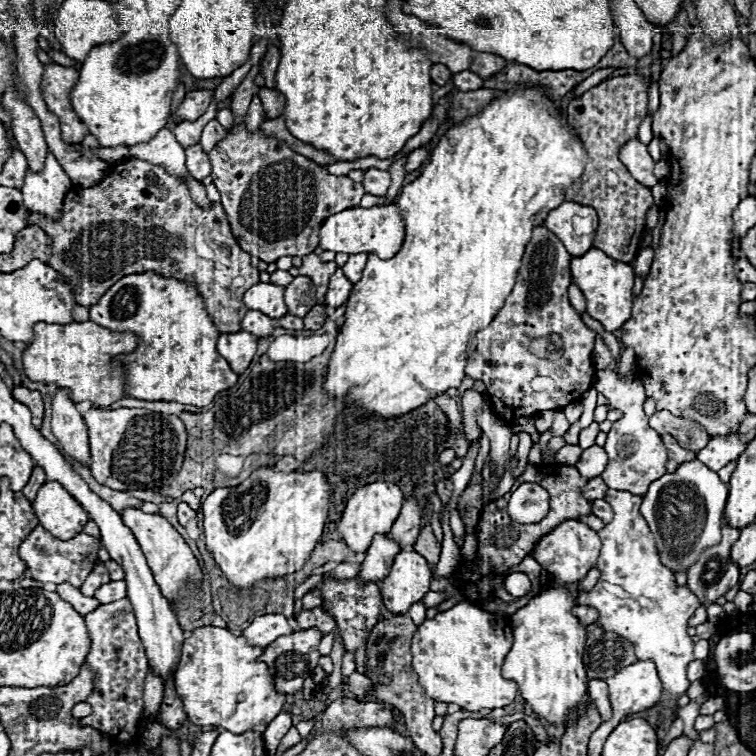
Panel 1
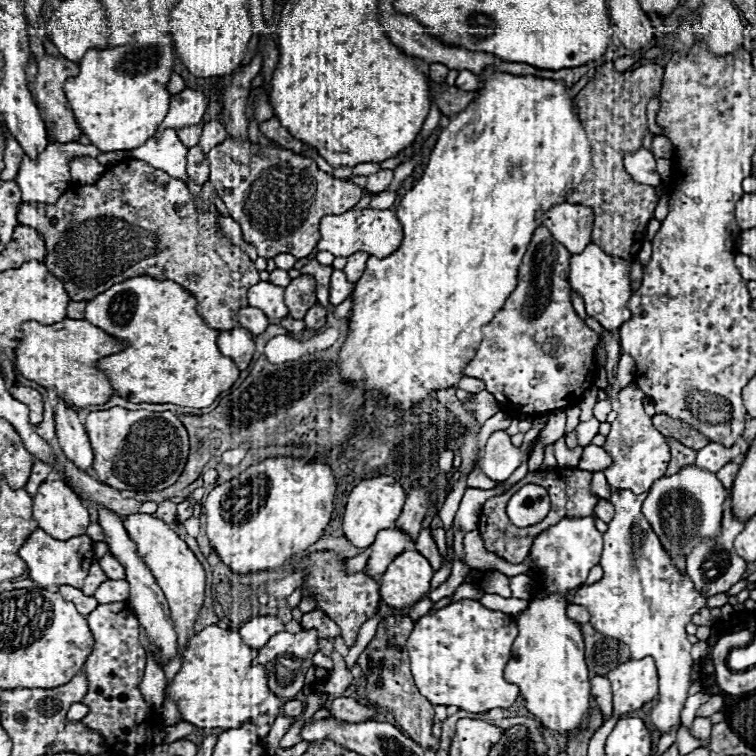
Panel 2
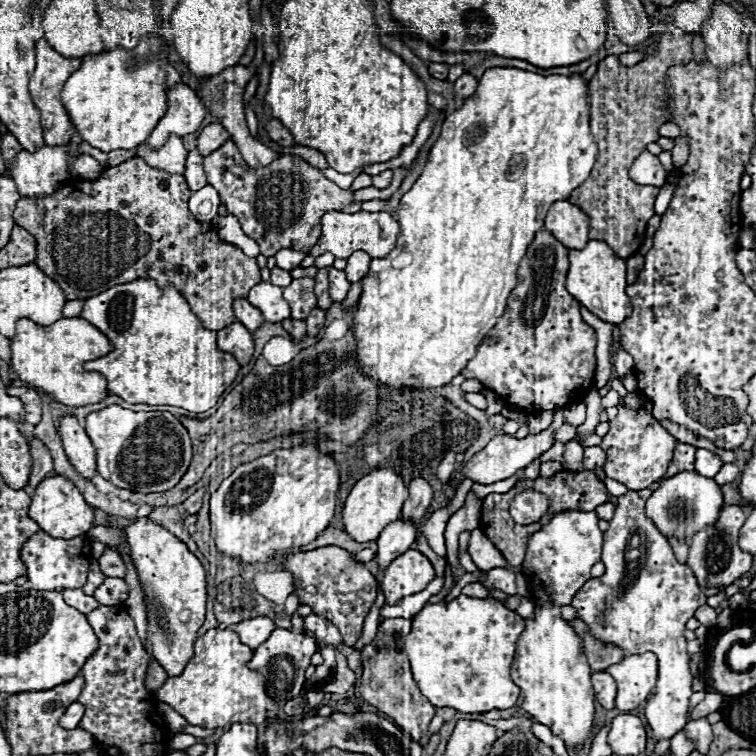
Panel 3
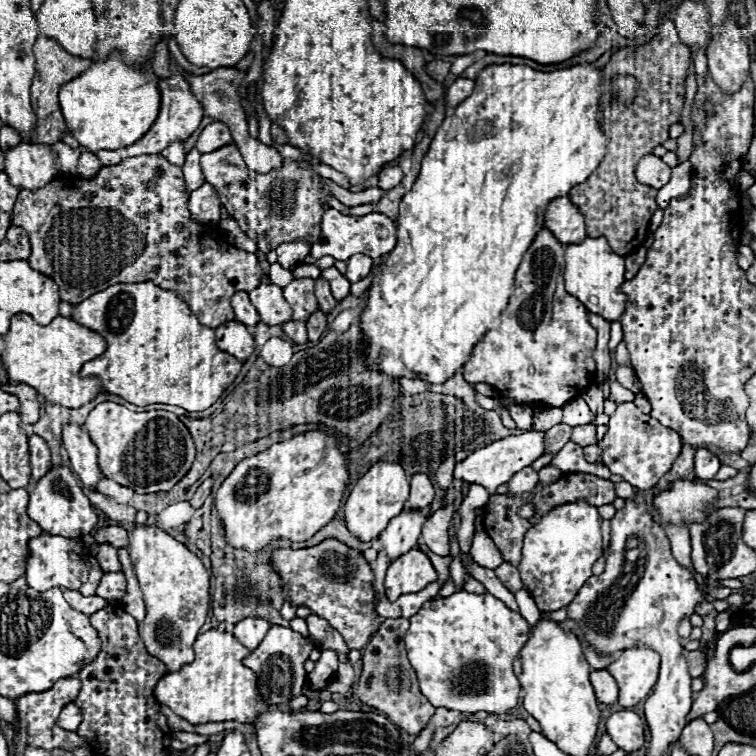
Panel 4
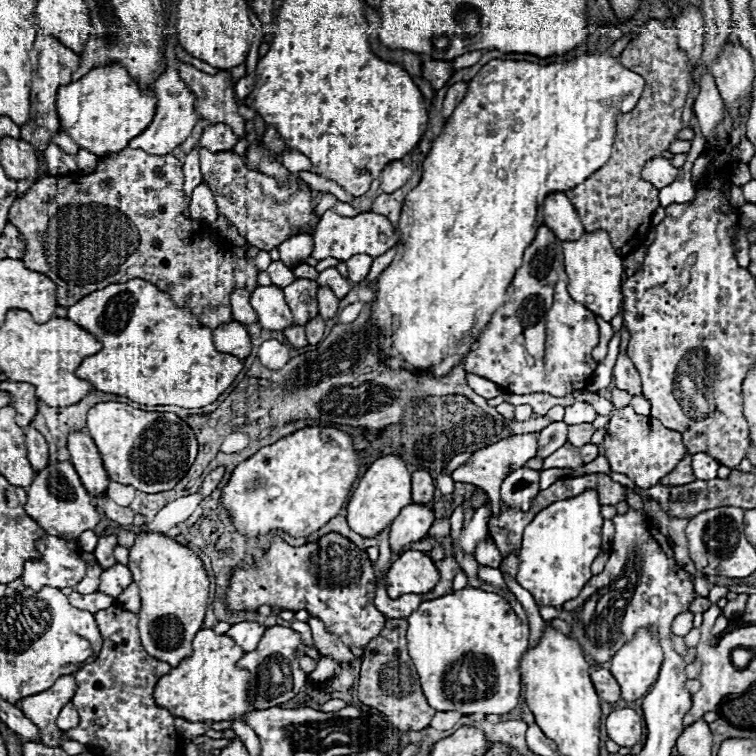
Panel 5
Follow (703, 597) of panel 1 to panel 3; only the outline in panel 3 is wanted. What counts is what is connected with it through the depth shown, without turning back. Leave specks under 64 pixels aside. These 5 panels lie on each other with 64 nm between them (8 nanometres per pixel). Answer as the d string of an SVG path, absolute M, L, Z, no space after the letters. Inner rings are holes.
M724 506L718 522L694 536L686 564L692 568L700 588L726 588L752 568L752 556L738 548L738 530L742 528L744 520L746 512L740 506Z

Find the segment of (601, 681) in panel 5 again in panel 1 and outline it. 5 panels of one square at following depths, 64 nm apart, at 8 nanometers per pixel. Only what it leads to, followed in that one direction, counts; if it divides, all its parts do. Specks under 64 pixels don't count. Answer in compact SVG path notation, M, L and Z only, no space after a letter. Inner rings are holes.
M590 680L588 682L588 696L590 700L596 704L602 722L612 718L612 708L610 708L610 700L608 700L608 686L604 680Z

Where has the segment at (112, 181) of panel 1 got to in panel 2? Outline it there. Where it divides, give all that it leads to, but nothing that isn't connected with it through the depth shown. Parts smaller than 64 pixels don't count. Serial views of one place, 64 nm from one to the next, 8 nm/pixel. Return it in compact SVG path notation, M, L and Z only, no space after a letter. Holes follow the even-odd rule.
M126 160L108 168L96 184L70 184L60 200L52 206L22 204L18 212L22 226L36 228L46 242L46 268L64 282L68 296L74 302L94 300L110 286L134 278L152 276L158 280L174 280L190 290L198 300L198 312L208 326L224 332L238 328L238 310L246 306L246 292L254 282L260 282L254 262L240 246L234 246L220 230L218 214L202 212L194 206L186 184L156 170L142 160Z

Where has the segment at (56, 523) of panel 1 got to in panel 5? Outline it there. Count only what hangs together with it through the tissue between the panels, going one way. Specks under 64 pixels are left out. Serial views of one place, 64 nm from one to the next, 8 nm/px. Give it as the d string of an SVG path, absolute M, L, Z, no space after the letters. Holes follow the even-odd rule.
M50 462L28 488L26 512L34 518L48 534L64 540L76 540L84 530L92 530L100 522L100 514L90 504L92 498L84 490L74 466L70 462Z

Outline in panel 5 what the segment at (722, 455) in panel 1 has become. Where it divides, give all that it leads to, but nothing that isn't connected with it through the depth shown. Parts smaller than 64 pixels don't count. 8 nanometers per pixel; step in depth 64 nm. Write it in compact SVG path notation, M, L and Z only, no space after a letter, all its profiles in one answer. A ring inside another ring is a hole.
M698 452L692 456L692 468L694 468L694 476L700 480L712 480L716 478L716 470L720 468L718 460L708 456L706 452Z

